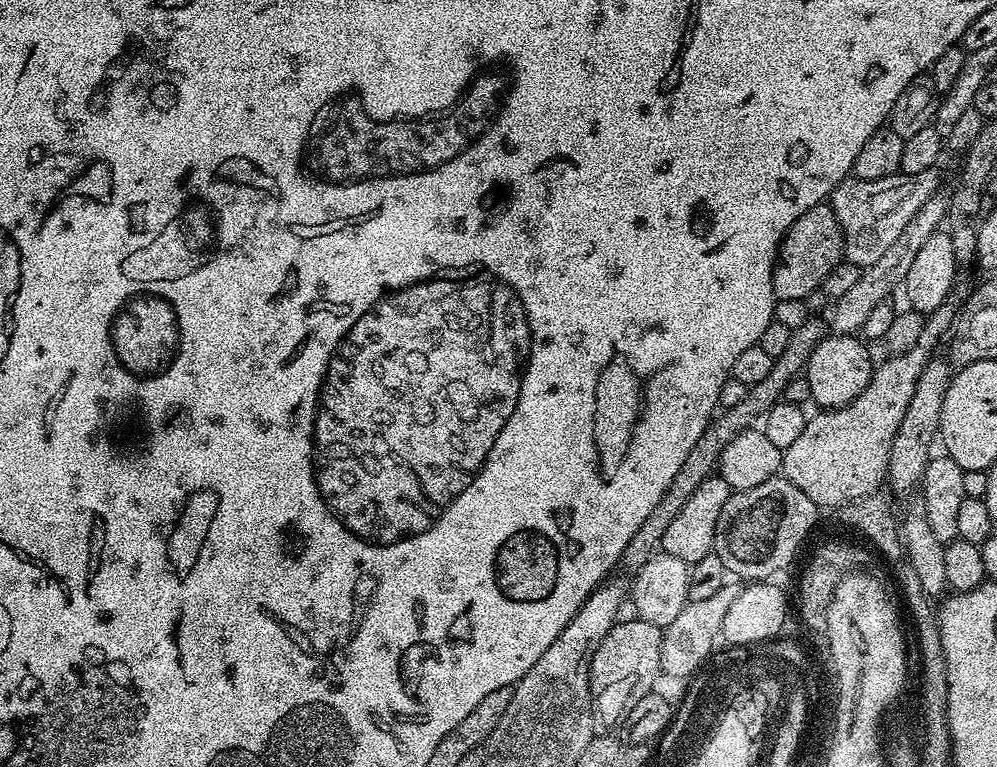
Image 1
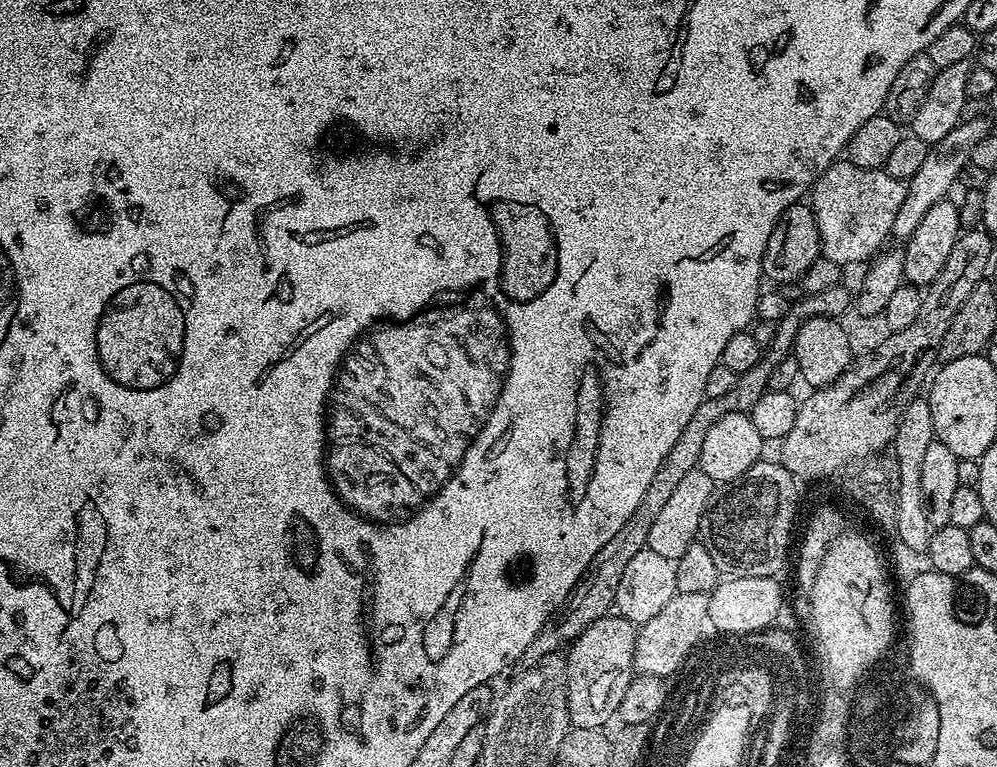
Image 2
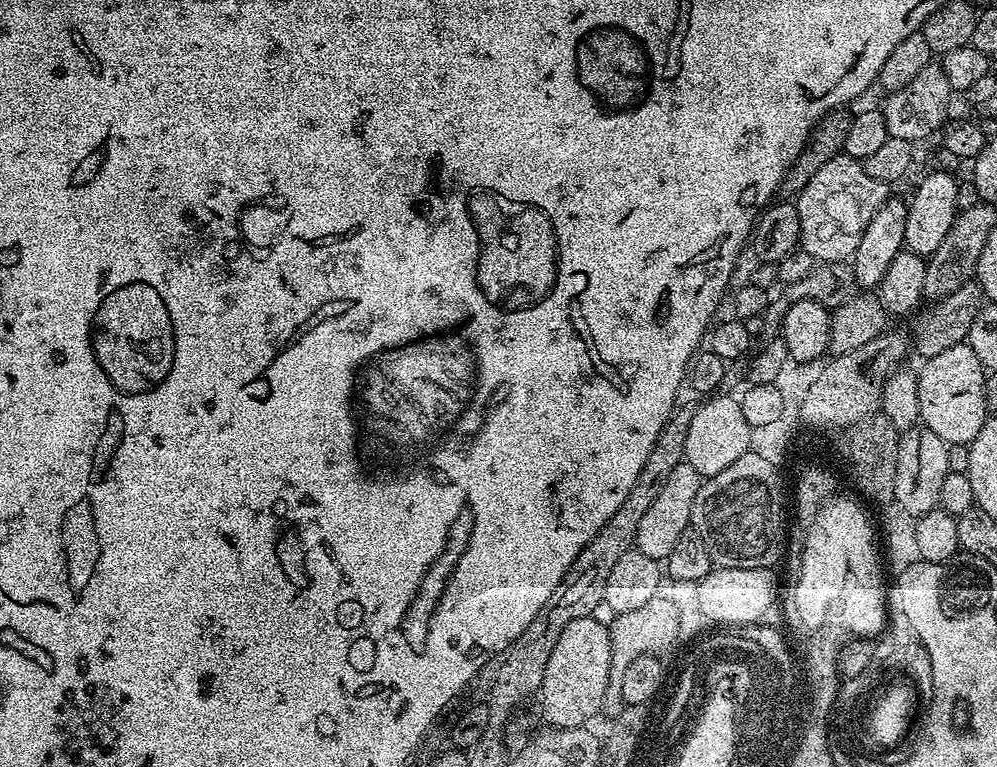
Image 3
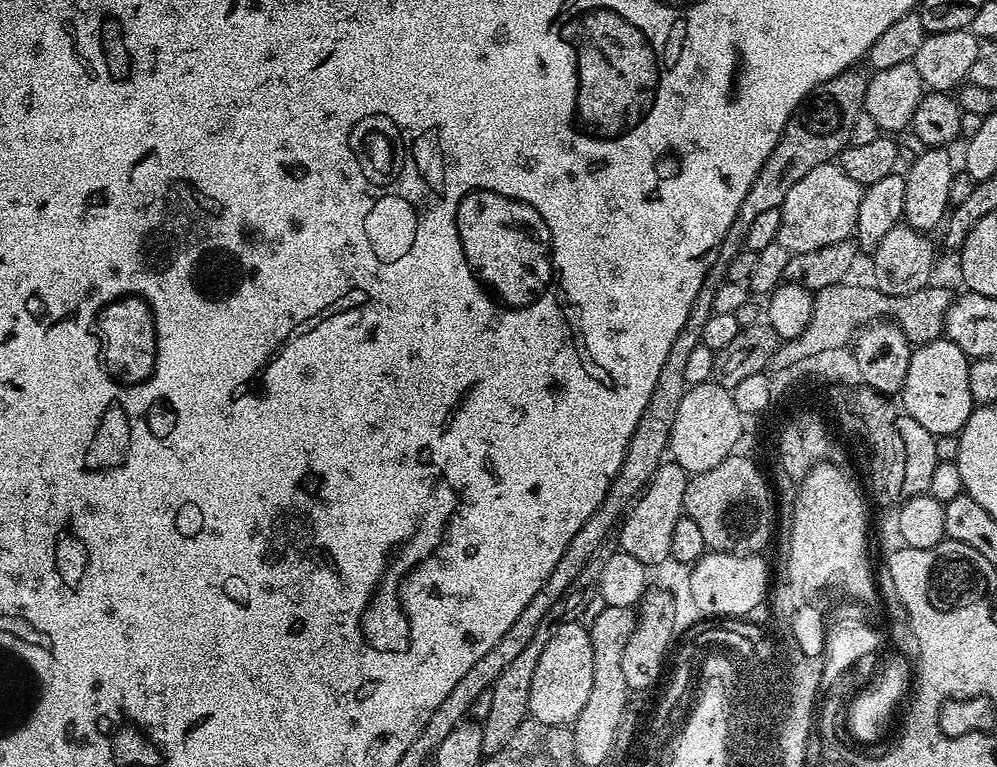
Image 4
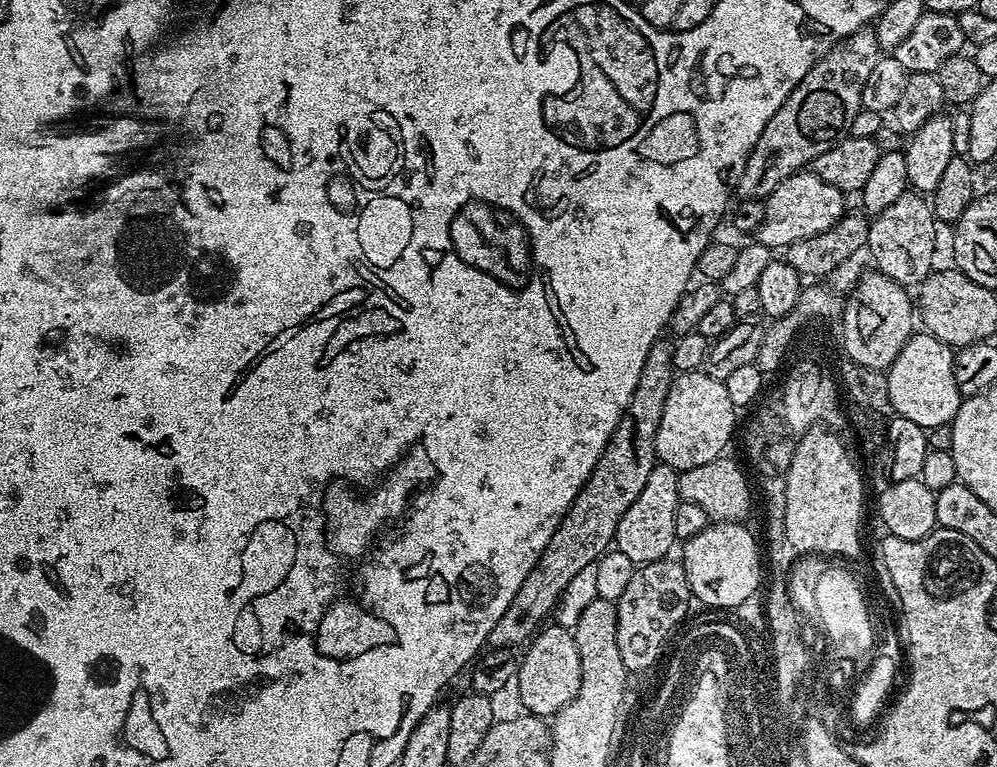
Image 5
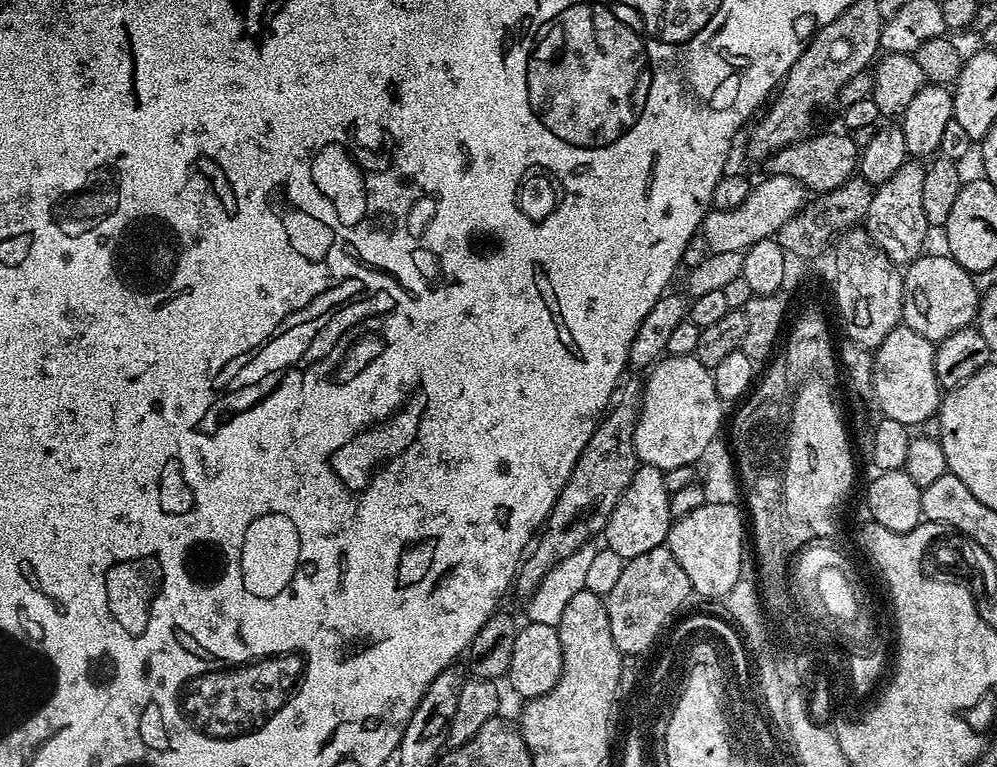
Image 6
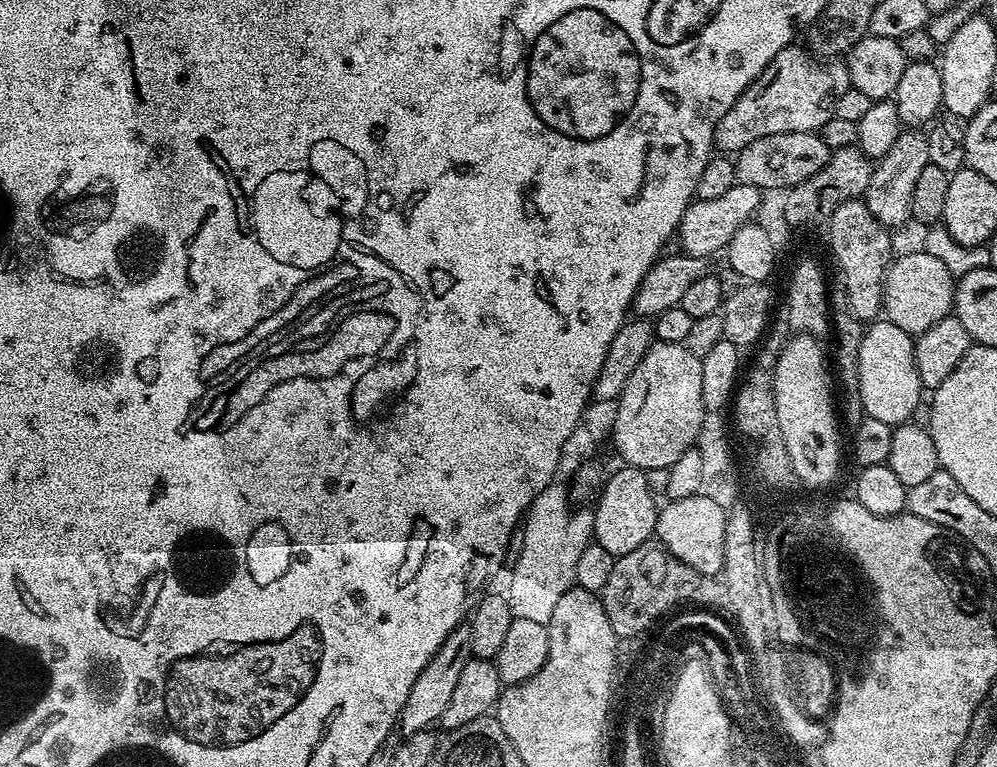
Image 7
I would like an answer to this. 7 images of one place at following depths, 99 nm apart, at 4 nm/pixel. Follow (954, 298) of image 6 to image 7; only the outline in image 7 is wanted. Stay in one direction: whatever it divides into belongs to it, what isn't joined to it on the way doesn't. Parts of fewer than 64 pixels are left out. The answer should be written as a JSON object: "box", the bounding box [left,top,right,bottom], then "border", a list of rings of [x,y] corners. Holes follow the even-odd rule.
{"box":[882,250,956,338],"border":[[[925,250],[908,252],[905,256],[897,255],[884,275],[882,312],[887,320],[894,322],[894,326],[906,330],[915,338],[953,311],[955,293],[956,280],[946,263]]]}

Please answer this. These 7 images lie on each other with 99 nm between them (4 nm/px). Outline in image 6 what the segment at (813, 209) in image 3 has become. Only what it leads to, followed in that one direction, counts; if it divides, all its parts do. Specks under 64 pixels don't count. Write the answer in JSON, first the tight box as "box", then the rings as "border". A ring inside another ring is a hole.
{"box":[702,175,806,252],"border":[[[769,175],[760,185],[749,191],[746,202],[734,210],[712,210],[704,217],[702,240],[709,244],[712,252],[744,252],[750,246],[771,240],[782,230],[786,222],[799,214],[806,203],[806,189],[790,176]]]}

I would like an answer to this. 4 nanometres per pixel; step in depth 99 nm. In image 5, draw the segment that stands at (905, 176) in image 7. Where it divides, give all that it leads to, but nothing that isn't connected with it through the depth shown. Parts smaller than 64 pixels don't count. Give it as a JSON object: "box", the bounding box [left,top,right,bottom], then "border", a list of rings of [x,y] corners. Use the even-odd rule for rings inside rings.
{"box":[866,191,938,286],"border":[[[915,191],[902,193],[898,199],[890,202],[890,206],[886,206],[886,210],[877,212],[871,217],[866,252],[872,255],[872,260],[876,263],[873,264],[875,271],[905,286],[919,285],[934,268],[932,255],[936,252],[936,228],[938,229],[938,221],[936,215],[932,213],[931,203]]]}

